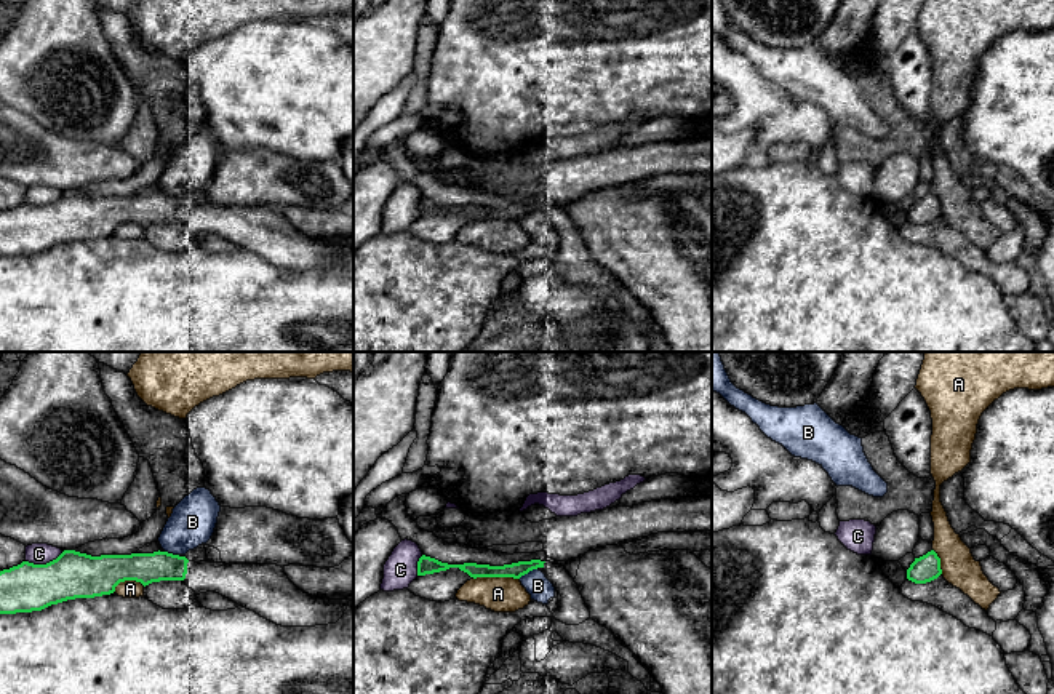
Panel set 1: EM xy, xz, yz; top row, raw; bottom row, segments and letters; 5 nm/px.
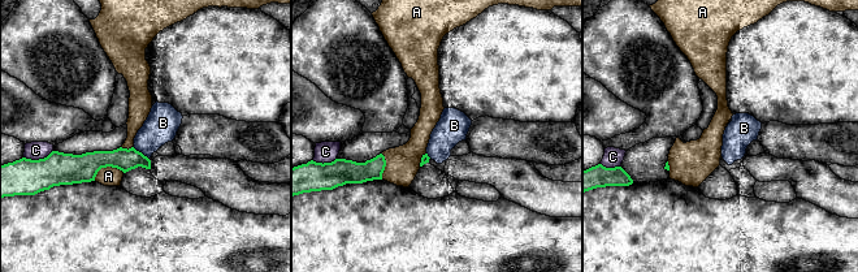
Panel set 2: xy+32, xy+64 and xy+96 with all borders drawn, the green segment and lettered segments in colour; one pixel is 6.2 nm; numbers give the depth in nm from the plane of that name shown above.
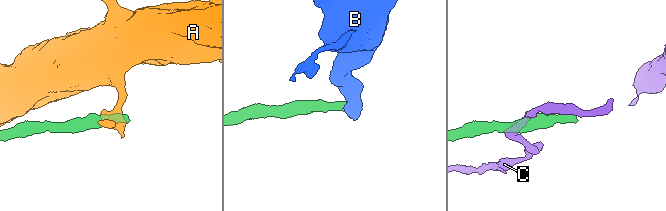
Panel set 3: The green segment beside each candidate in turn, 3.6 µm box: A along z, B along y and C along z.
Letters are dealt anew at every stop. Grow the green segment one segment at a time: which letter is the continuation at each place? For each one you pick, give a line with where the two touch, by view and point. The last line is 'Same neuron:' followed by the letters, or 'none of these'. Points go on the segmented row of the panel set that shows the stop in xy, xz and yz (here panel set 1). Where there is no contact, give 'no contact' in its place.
Same neuron: none of these

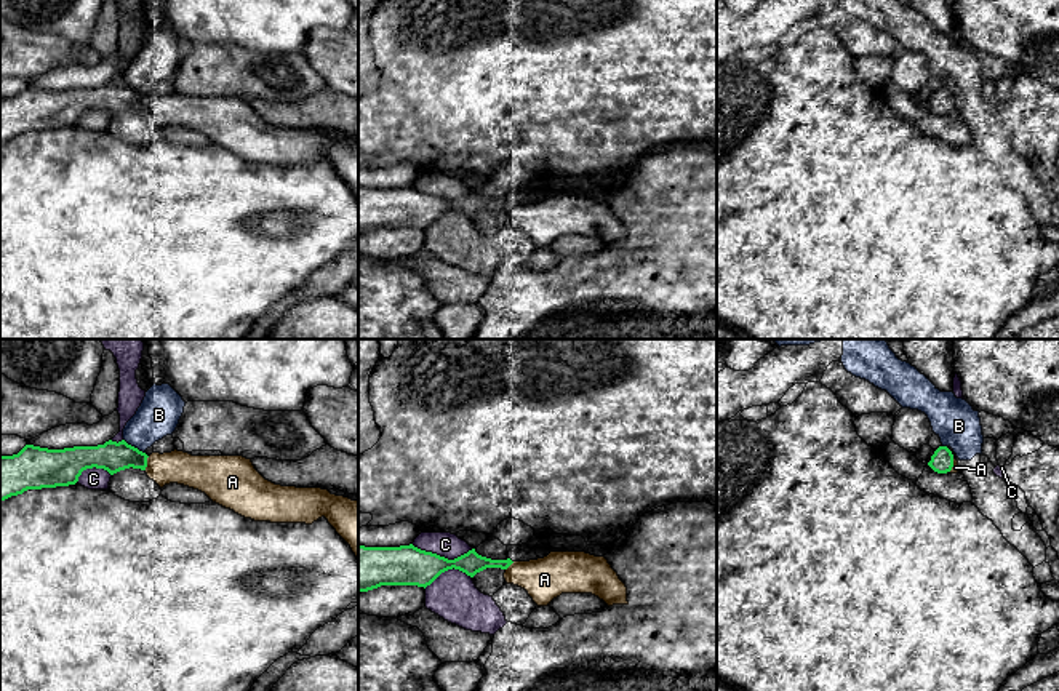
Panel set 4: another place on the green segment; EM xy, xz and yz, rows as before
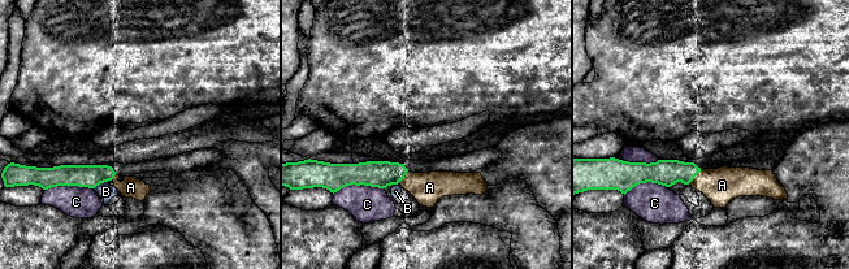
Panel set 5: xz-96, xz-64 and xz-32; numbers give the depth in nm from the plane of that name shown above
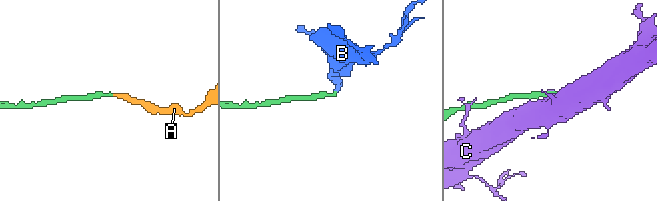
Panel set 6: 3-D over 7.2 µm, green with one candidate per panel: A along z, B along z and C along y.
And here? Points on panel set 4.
A: meets green in xy at (146, 463)
Same neuron: A

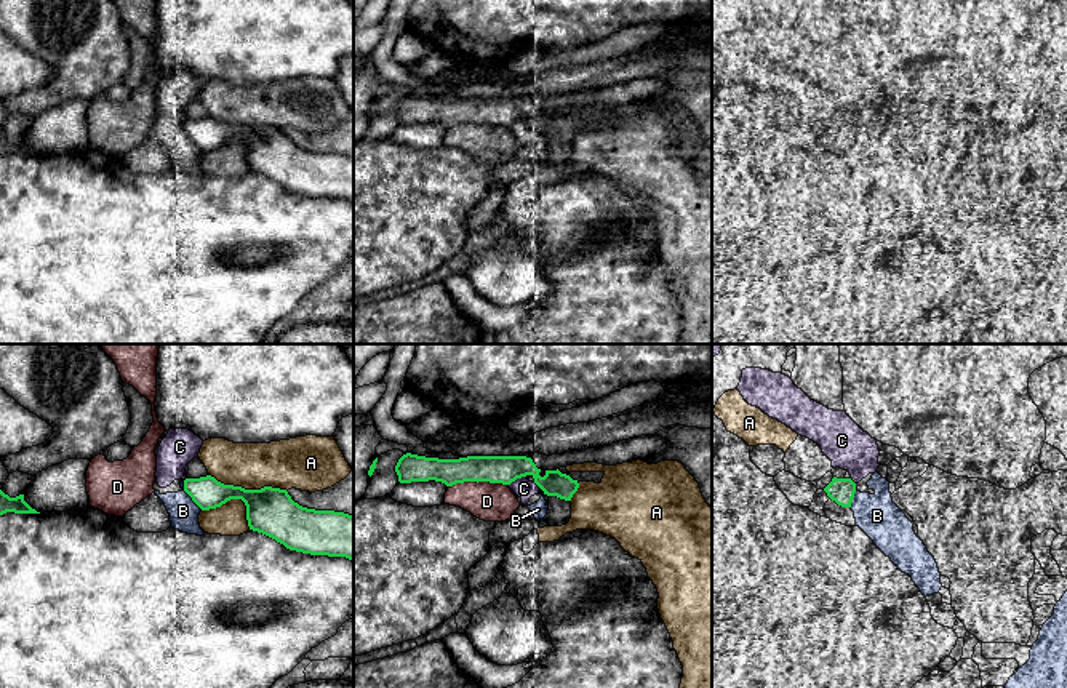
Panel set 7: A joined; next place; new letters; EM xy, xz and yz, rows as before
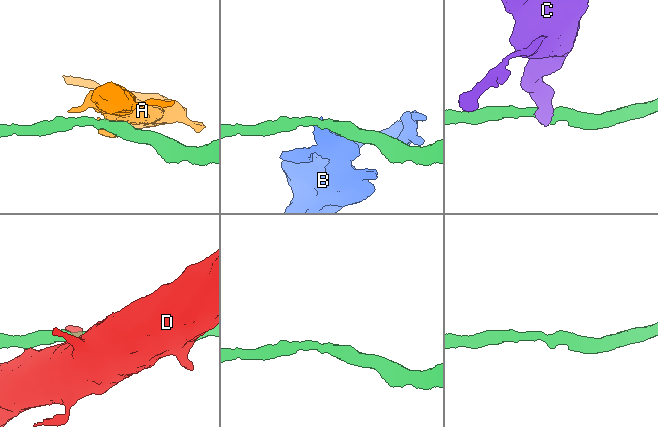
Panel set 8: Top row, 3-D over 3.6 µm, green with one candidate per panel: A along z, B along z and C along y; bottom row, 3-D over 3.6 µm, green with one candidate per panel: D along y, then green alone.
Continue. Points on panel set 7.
Same neuron: none of these

